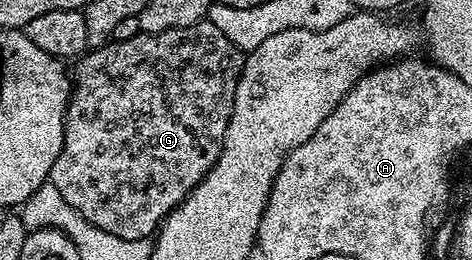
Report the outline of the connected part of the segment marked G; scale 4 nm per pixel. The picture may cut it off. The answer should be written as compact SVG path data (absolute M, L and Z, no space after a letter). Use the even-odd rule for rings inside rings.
M207 19L191 27L179 27L158 33L140 32L131 39L112 40L97 49L89 49L76 62L77 70L74 68L71 73L63 147L59 151L59 159L55 159L51 167L48 184L54 185L59 195L63 195L63 199L67 199L67 203L71 203L71 207L75 207L79 215L83 215L83 219L95 223L95 227L103 227L103 231L111 231L111 235L119 235L122 239L143 241L152 238L170 211L183 203L185 196L205 178L207 171L211 171L211 167L219 159L227 123L235 107L235 87L241 78L245 59L246 54L242 49L235 47L235 43L231 43L231 39L227 39L227 35L223 35L223 31L219 31L219 27L215 27Z

